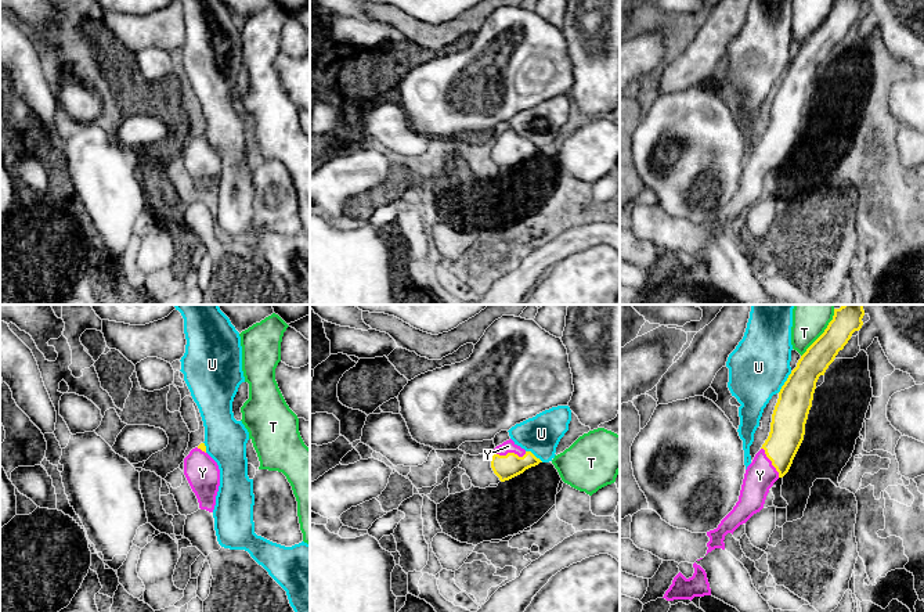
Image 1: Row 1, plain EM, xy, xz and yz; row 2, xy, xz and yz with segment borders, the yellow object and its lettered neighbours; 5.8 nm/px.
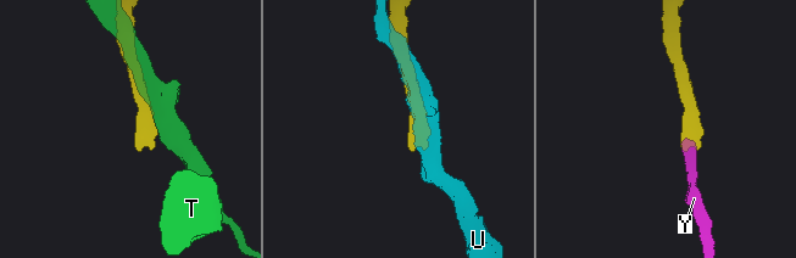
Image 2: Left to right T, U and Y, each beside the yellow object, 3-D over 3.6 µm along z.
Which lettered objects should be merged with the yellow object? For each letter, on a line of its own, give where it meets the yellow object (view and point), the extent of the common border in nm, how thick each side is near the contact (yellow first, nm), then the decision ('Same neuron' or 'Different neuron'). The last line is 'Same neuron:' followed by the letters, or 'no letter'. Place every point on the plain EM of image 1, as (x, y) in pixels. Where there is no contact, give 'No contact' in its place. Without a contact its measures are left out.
T: Touches yellow at yz (822, 24). Shared border 340 nm. Thickness 160 nm (yellow) against 180 nm. Different neuron
U: Touches yellow at yz (784, 72). Shared border 150 nm. Thickness 200 nm (yellow) against 360 nm. Different neuron
Y: Touches yellow at xz (511, 143). Shared border 180 nm. Thickness 140 nm (yellow) against 70 nm. Same neuron
Same neuron: Y

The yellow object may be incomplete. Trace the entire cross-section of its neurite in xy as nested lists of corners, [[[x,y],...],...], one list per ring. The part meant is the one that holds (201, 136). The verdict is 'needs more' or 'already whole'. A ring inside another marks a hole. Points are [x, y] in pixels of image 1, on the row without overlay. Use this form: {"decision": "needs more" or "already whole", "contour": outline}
{"decision": "needs more", "contour": [[[205,133],[192,138],[184,148],[184,165],[198,188],[199,198],[213,202],[220,176],[220,159],[206,143]]]}

